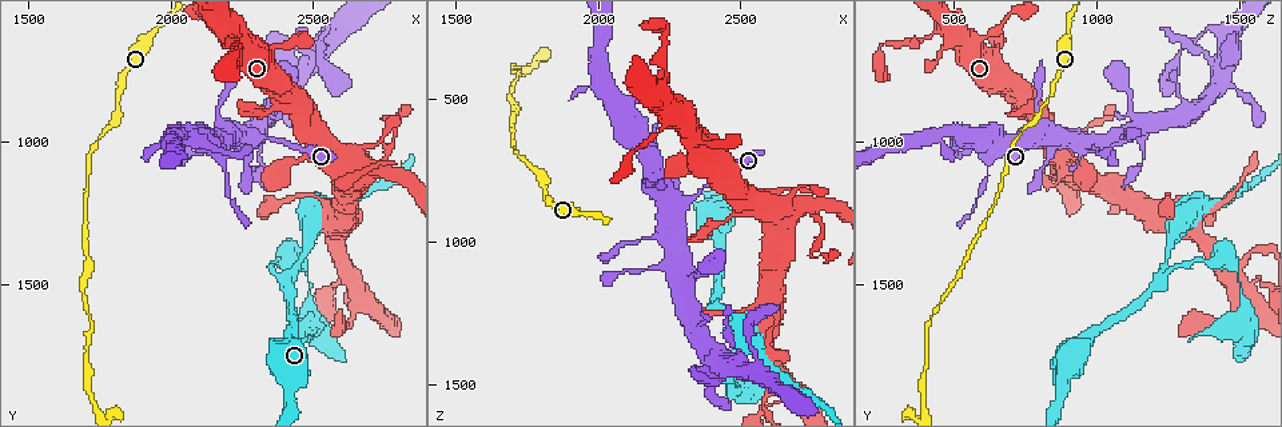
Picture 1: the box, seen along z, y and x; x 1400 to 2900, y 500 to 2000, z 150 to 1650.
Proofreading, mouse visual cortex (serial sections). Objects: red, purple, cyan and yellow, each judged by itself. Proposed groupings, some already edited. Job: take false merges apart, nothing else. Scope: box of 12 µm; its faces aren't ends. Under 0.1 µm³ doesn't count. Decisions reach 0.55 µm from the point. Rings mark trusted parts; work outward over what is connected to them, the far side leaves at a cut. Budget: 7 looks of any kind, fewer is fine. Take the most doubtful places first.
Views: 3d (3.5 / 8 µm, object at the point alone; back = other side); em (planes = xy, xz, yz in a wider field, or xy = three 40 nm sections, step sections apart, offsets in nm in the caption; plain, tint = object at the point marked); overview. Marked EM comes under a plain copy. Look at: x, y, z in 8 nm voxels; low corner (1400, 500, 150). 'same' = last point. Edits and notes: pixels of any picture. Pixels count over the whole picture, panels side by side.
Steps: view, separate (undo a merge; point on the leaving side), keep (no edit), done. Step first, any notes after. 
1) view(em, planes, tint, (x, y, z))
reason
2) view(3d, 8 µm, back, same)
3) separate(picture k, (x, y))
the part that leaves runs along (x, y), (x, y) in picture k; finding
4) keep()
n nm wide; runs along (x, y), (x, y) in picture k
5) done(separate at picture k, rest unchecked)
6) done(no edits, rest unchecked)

view(3d, 3.5 µm, (2410, 1500, 1200))
arms part here

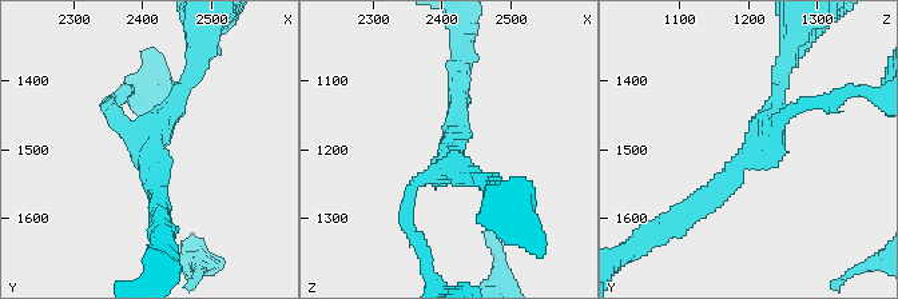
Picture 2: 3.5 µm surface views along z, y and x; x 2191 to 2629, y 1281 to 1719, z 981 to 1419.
view(em, planes, tint, (2420, 1500, 1205))

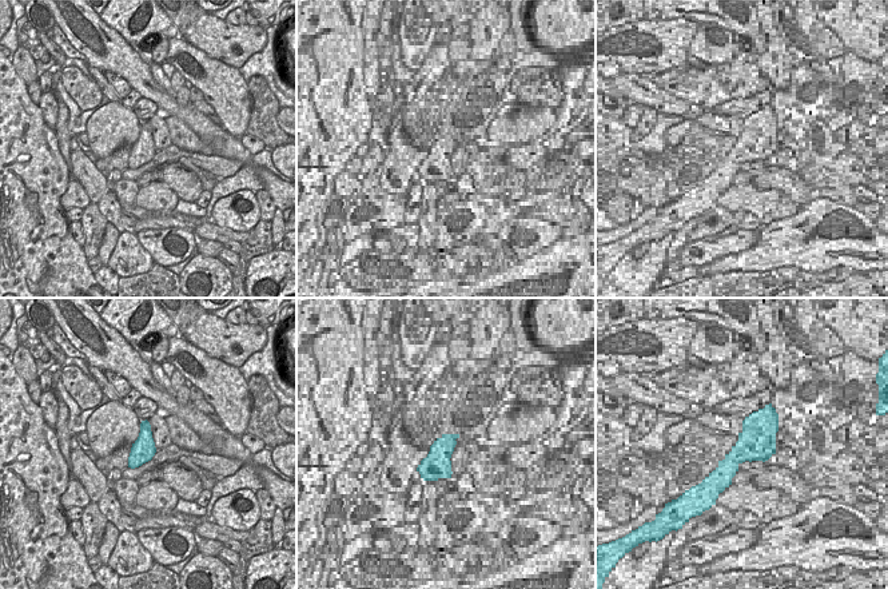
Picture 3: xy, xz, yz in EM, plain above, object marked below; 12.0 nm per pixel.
view(em, xy, step 1, tint, same)

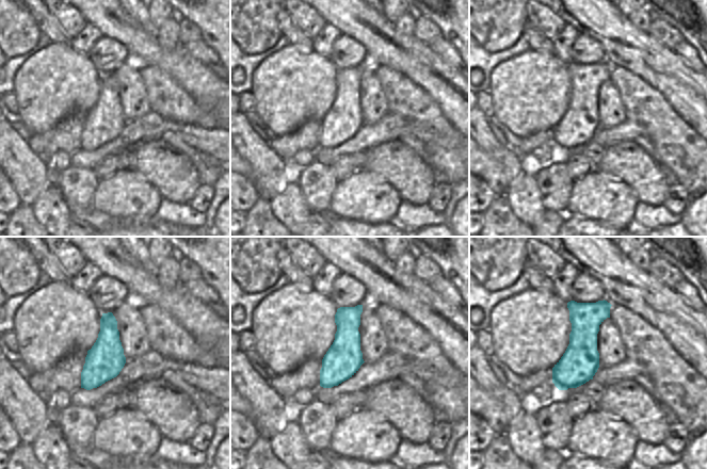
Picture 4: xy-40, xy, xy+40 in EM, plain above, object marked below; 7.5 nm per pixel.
keep()
runs along (604, 303), (561, 387) in picture 4; all the same cell

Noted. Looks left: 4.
view(3d, 8 µm, (2660, 1520, 1480))
four or more arms meet

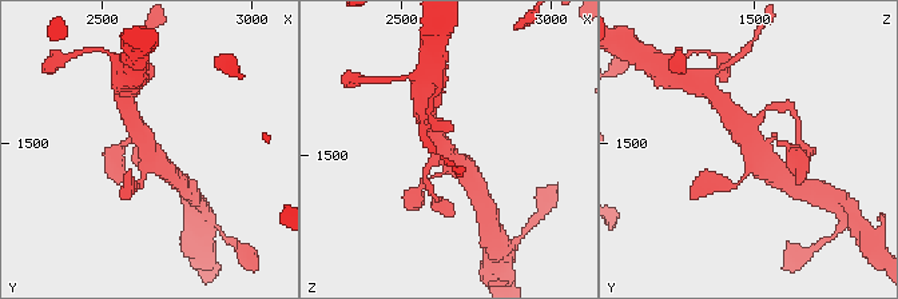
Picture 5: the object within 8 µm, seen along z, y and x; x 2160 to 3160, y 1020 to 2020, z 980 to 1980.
view(3d, 3.5 µm, (2660, 1530, 1480))
zoom in

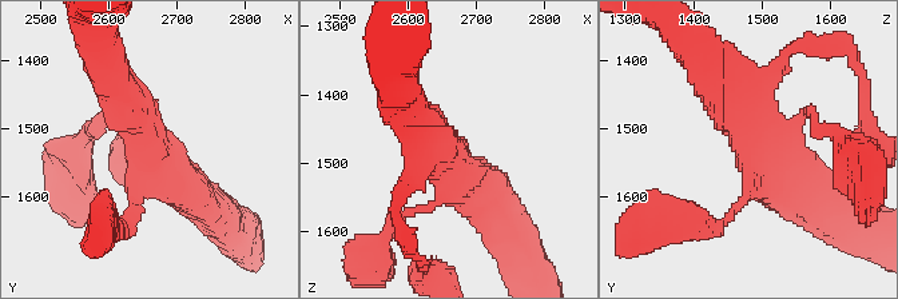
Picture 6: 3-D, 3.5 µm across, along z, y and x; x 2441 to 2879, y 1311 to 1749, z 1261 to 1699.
keep()
runs along (712, 79), (753, 148), (811, 202) in picture 6; continuous, no second cell

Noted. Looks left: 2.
view(3d, 3.5 µm, (1950, 600, 910))
sudden change in width

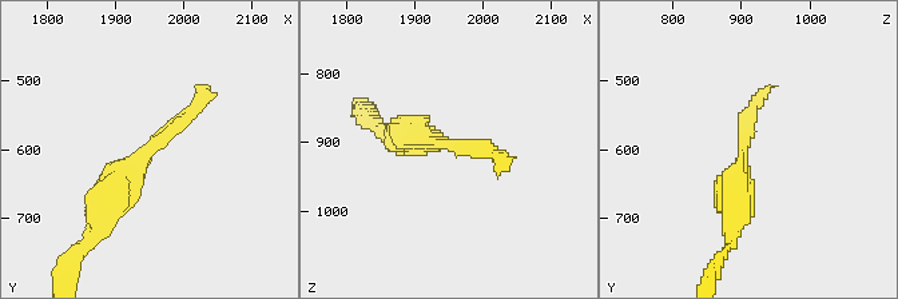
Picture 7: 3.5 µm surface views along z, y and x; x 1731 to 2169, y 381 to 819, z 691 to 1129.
view(em, xy, step 5, tint, (1950, 605, 900))
arms of 150, 400 nm; shape alone is not enough

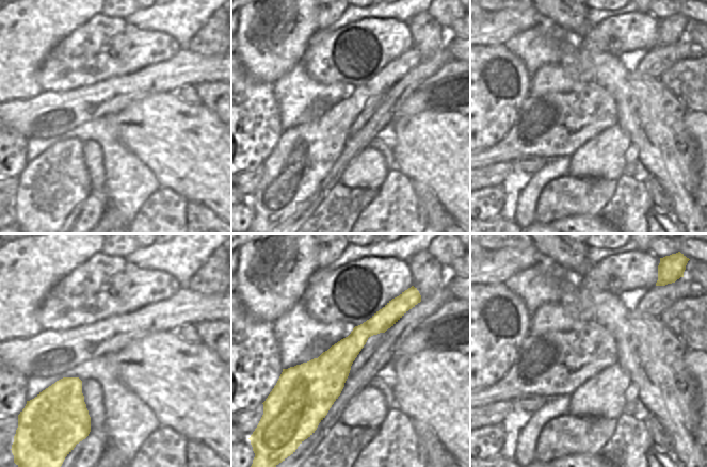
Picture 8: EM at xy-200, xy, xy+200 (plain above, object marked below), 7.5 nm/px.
keep()
runs along (403, 306), (319, 377), (285, 377) in picture 8; all the same cell

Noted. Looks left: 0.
done(no edits, rest unchecked)

